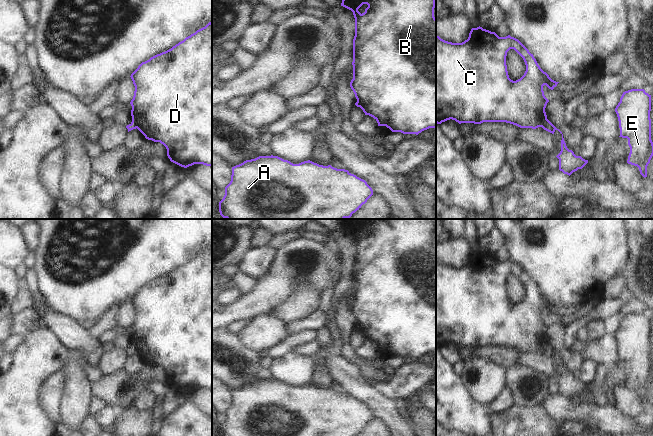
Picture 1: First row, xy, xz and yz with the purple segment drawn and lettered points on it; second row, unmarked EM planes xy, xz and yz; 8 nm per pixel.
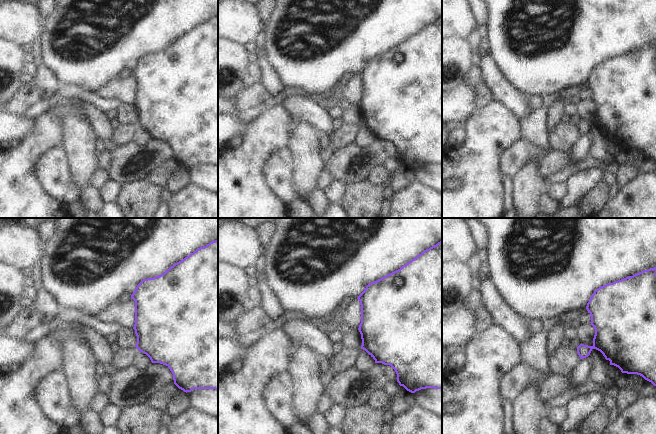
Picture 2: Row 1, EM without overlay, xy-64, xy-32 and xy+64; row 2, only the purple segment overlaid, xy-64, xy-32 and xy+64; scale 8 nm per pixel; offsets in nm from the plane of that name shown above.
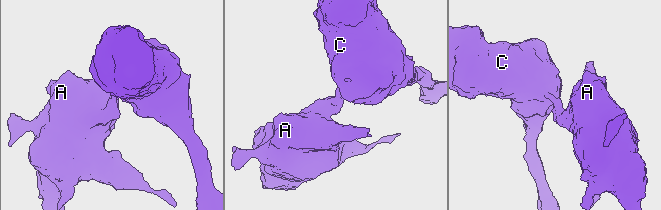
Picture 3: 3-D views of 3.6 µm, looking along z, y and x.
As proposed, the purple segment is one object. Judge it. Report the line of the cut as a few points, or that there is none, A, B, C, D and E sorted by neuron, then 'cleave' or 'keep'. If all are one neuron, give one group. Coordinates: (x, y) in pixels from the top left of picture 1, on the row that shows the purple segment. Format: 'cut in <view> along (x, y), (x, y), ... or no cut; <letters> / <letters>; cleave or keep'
cut in xy along (132, 118), (136, 127); A E / B C D; cleave

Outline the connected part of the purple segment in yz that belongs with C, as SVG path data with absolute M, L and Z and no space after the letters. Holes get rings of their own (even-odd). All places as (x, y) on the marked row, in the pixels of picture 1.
M482 27L472 28L469 37L462 43L452 43L441 39L436 35L436 123L441 124L447 120L455 120L459 124L461 123L474 123L481 124L483 122L506 122L513 125L516 125L520 128L532 128L536 129L543 126L543 120L547 119L545 108L549 100L545 97L543 86L546 85L549 89L553 90L559 82L552 80L549 75L544 72L538 65L533 54L516 38L511 37L510 35L506 37L499 37L495 32L483 29ZM510 49L514 49L524 60L526 65L526 71L524 75L513 81L509 78L507 65L506 65L506 56L507 52Z

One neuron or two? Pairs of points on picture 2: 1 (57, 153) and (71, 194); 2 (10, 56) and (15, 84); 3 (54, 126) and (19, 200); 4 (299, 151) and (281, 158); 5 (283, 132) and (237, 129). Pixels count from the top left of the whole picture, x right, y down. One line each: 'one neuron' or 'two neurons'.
1: one neuron
2: one neuron
3: one neuron
4: two neurons
5: two neurons

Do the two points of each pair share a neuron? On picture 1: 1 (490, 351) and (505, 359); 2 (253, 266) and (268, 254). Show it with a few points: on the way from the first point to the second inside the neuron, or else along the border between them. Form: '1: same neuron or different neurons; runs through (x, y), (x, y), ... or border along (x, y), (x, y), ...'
1: same neuron; runs through (494, 354), (501, 355)
2: same neuron; runs through (257, 262), (264, 255)

